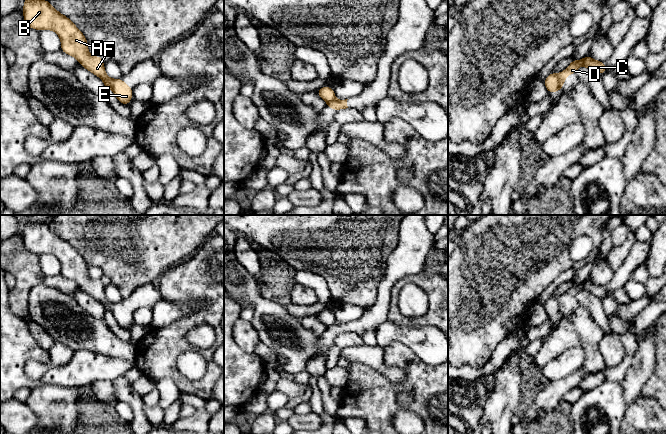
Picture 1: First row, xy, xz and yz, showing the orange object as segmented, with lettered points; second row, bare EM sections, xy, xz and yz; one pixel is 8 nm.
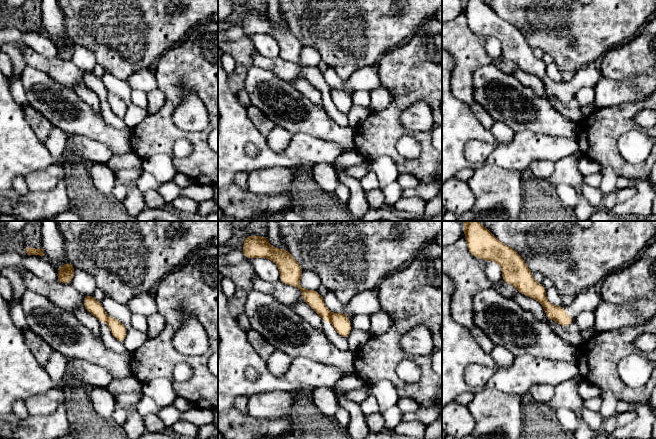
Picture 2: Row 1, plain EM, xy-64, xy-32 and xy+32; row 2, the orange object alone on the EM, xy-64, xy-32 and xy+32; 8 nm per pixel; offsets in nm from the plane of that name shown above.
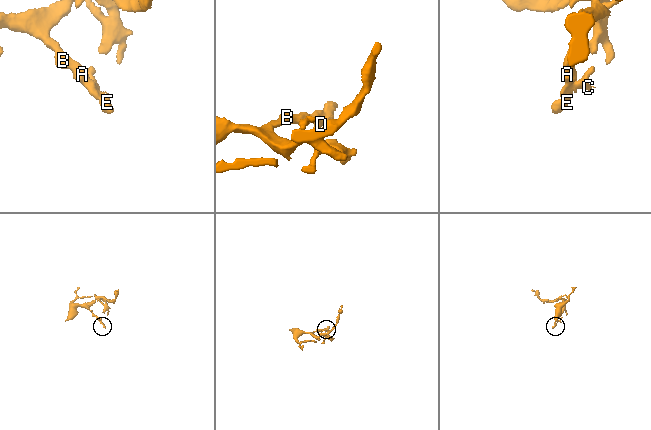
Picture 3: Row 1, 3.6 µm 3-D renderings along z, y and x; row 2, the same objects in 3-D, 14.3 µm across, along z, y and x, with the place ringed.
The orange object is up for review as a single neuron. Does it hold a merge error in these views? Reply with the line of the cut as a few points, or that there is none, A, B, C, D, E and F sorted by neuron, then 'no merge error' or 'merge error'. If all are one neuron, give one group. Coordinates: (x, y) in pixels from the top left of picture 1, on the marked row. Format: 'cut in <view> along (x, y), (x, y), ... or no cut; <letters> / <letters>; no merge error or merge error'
cut in yz along (558, 74), (558, 86), (560, 88); A B F / C D E; merge error

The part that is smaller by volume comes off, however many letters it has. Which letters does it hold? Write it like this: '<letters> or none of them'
C, D, E

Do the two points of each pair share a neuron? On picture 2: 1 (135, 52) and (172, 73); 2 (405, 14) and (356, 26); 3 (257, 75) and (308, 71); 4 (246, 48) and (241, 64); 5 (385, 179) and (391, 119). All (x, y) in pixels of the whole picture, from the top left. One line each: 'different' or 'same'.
1: different
2: same
3: different
4: same
5: different

